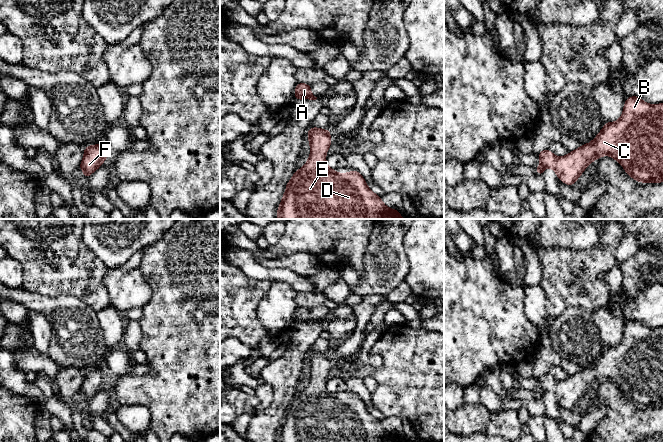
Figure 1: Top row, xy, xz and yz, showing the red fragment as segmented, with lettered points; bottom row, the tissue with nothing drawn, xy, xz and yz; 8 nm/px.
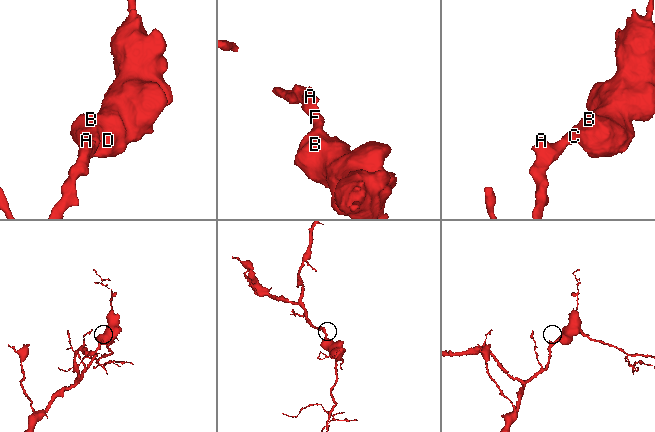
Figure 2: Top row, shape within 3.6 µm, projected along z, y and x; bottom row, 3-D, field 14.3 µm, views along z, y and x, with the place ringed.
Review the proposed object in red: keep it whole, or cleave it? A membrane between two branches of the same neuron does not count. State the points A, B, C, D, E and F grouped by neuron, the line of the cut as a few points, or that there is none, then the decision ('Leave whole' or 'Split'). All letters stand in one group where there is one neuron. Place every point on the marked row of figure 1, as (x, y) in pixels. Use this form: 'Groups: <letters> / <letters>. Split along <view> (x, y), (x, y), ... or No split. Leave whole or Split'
Groups: A B C D E F. No split. Leave whole

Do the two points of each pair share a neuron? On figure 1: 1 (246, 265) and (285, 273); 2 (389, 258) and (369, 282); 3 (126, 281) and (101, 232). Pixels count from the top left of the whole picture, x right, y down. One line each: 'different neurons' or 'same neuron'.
1: same neuron
2: same neuron
3: different neurons

